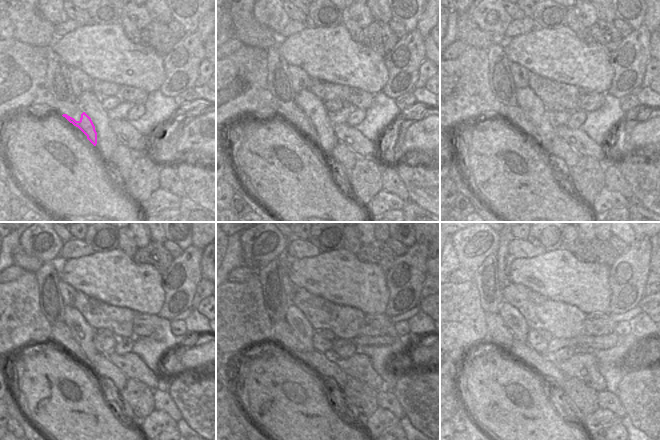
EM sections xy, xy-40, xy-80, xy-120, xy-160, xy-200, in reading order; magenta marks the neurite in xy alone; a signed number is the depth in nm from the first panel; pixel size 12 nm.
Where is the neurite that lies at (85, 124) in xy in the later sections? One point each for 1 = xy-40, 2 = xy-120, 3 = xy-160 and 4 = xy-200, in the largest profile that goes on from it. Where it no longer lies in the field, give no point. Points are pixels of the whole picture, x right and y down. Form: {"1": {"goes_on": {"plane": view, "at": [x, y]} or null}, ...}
{"1": {"goes_on": {"plane": "xy-40", "at": [301, 121]}}, "2": {"goes_on": {"plane": "xy-120", "at": [61, 334]}}, "3": {"goes_on": {"plane": "xy-160", "at": [283, 334]}}, "4": {"goes_on": {"plane": "xy-200", "at": [497, 331]}}}

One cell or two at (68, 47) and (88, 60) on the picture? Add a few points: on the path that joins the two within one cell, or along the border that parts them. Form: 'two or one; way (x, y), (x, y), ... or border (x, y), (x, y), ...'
one; way (73, 48), (83, 55)

